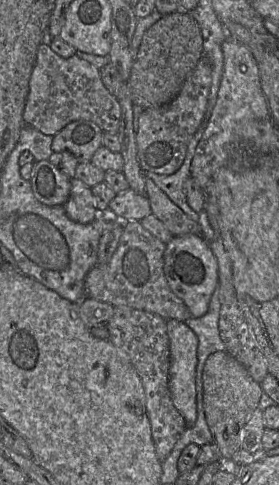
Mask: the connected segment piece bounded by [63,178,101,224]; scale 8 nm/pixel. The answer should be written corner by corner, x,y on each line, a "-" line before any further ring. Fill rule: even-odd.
72,178
70,196
63,205
65,212
72,221
88,224
91,223
98,215
94,206
94,199
91,188
82,181

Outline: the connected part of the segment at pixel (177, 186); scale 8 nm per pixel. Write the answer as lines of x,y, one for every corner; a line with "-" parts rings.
206,115
204,122
199,127
188,145
187,153
181,167
174,174
159,175
153,172
144,172
146,176
150,178
175,205
177,205
191,220
195,222
198,221
199,216
198,213
196,213
187,203
186,195
184,193
184,183
191,177
190,168
192,159
205,125

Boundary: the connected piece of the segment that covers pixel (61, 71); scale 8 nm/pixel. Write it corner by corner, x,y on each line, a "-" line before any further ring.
41,44
29,81
23,120
27,126
52,137
77,120
92,121
103,132
117,134
121,122
121,106
118,98
104,86
99,69
76,55
61,58
49,45

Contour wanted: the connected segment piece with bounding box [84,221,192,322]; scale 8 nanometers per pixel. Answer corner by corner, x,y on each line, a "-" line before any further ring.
124,221
119,244
109,262
92,268
85,277
87,298
113,307
127,306
159,315
165,320
184,322
192,317
184,302
170,289
164,274
166,244
153,236
137,221

